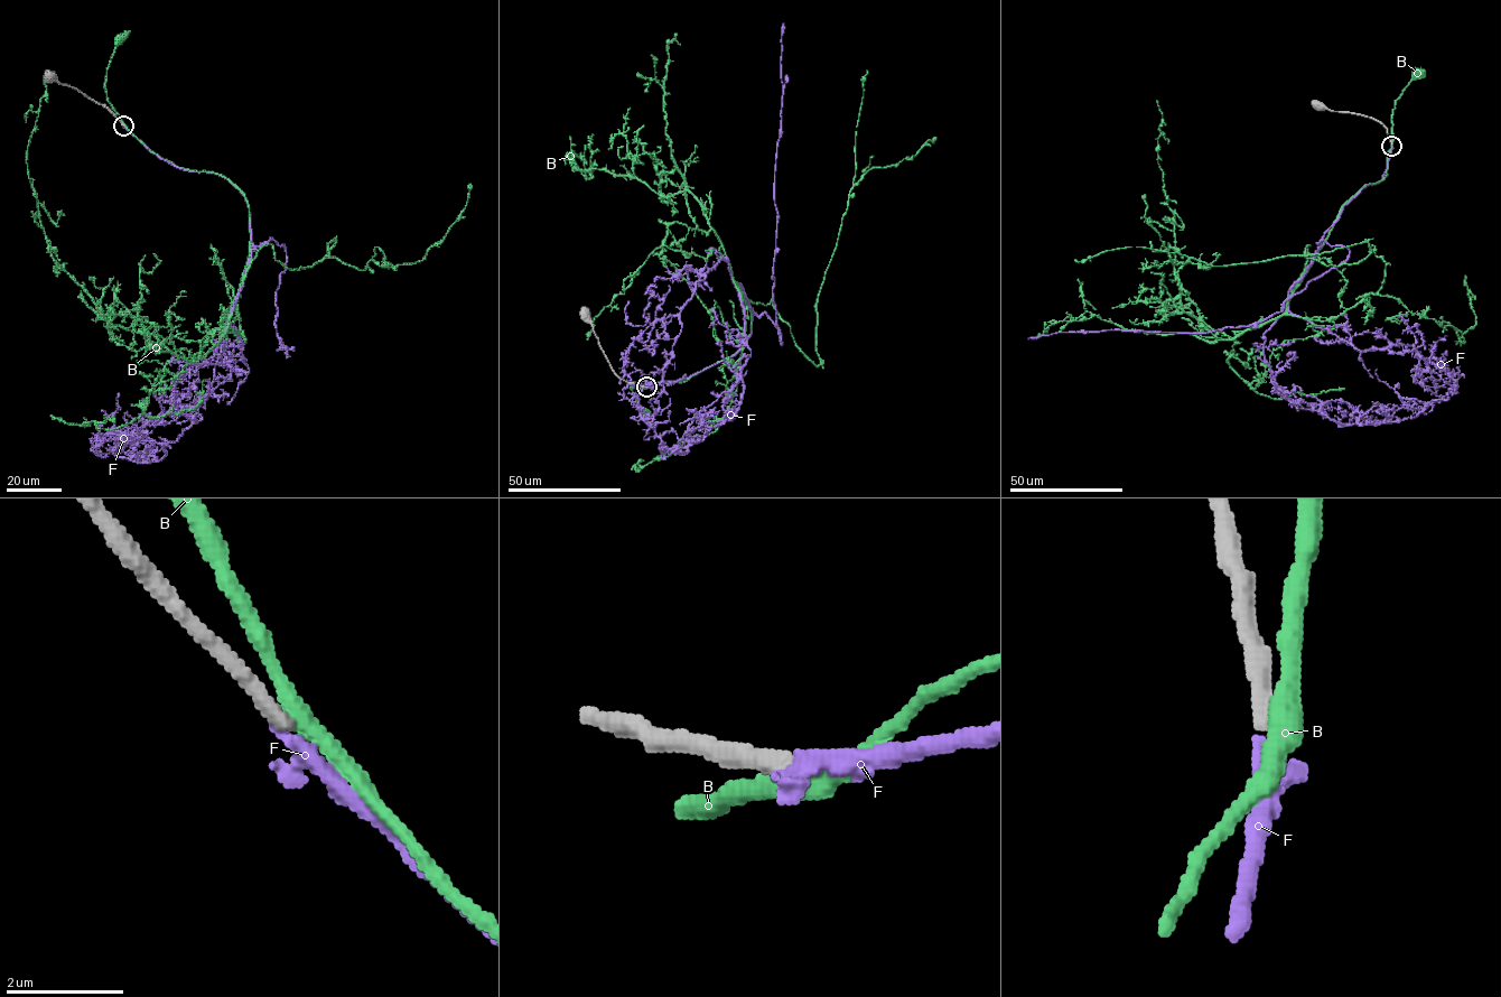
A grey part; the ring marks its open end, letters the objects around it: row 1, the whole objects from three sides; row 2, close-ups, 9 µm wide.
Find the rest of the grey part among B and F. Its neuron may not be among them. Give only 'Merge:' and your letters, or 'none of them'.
Merge: F

